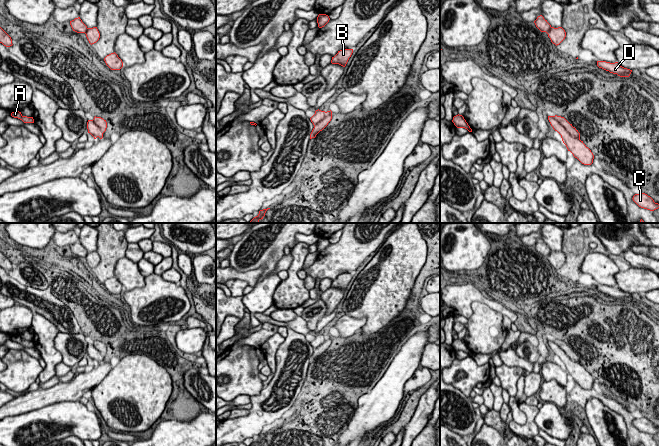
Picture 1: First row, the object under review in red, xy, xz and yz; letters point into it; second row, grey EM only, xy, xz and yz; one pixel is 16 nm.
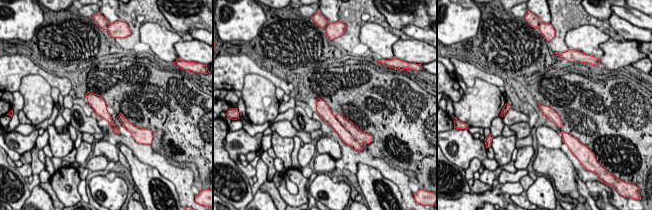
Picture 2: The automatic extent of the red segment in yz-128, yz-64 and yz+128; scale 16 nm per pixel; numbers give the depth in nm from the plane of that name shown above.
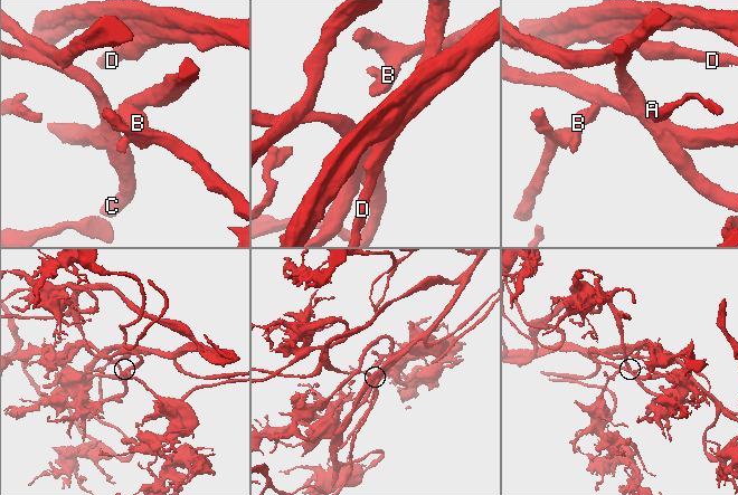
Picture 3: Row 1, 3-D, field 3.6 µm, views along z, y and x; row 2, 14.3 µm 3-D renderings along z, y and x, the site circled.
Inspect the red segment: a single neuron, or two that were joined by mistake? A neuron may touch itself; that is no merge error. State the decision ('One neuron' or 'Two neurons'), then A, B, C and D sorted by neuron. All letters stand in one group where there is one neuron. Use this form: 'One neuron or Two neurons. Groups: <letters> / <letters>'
One neuron. Groups: A B C D

